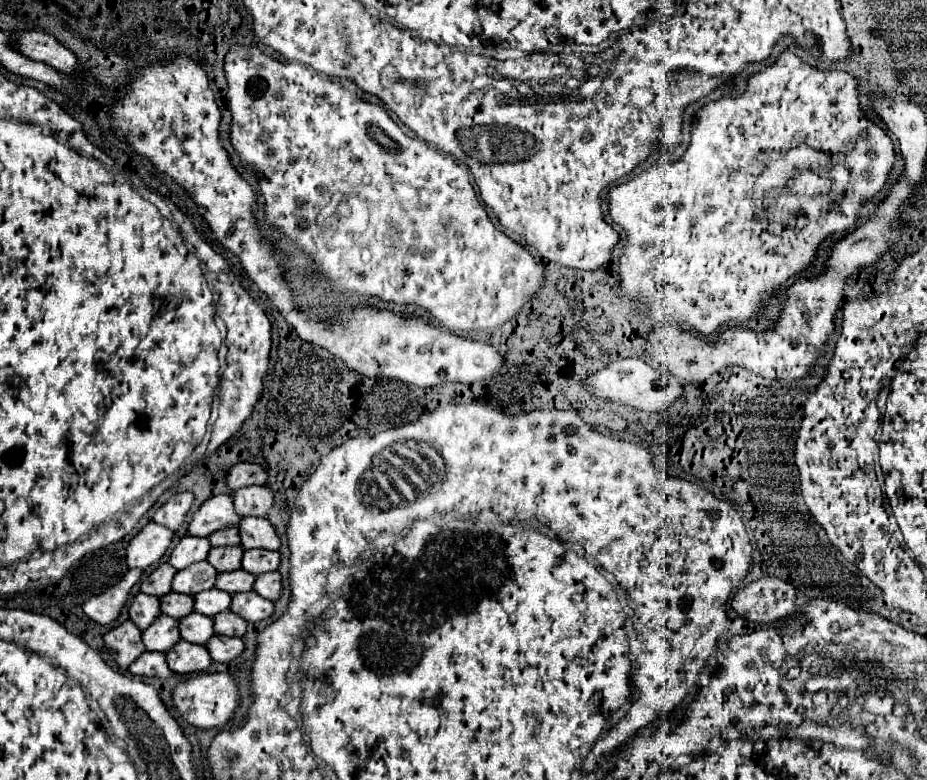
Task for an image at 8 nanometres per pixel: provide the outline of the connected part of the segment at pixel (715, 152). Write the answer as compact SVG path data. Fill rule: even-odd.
M783 52L781 58L773 64L773 66L767 66L767 70L763 74L755 74L753 78L749 78L749 84L747 84L747 92L739 98L729 98L727 102L709 102L701 114L699 114L699 128L693 128L693 142L691 146L687 148L687 154L675 162L675 164L665 164L663 160L659 160L655 166L651 166L649 170L641 172L637 178L625 182L625 184L619 184L615 188L609 190L609 214L611 218L621 224L625 228L625 232L629 234L629 242L627 242L627 248L625 248L625 254L621 256L619 260L619 274L621 274L621 292L623 294L629 294L629 296L635 296L639 302L643 302L647 308L649 308L649 318L653 322L681 322L685 328L693 328L695 332L699 332L701 336L709 338L713 336L721 326L731 326L731 324L745 324L749 322L751 318L759 316L761 314L761 302L765 302L775 290L781 288L783 282L787 282L791 276L795 276L797 272L801 272L803 268L807 268L807 262L811 262L817 246L830 235L835 233L845 233L857 224L857 210L861 208L861 204L869 198L877 198L877 192L881 192L881 188L887 184L887 178L889 178L889 172L893 168L893 162L895 162L895 152L893 152L893 142L887 138L887 134L873 122L869 122L859 104L857 104L857 88L855 88L855 78L843 70L817 70L809 64L805 64L801 58L793 56L791 52ZM799 144L807 144L807 146L813 146L821 152L829 152L831 154L831 160L833 164L841 164L849 170L851 178L849 178L849 184L845 188L845 196L841 202L837 202L835 208L823 208L819 211L818 199L811 198L812 209L805 211L801 209L795 222L789 222L789 224L783 224L783 222L773 222L773 220L767 220L767 218L759 218L759 220L753 220L753 214L763 206L763 200L761 198L753 198L753 184L757 180L759 174L763 174L763 164L753 164L753 156L757 152L779 152L779 154L785 154L789 152L791 148L797 148Z

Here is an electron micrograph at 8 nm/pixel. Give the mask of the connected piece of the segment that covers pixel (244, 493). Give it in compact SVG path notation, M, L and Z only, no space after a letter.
M247 486L233 492L235 510L241 516L265 516L273 506L273 492L267 486Z

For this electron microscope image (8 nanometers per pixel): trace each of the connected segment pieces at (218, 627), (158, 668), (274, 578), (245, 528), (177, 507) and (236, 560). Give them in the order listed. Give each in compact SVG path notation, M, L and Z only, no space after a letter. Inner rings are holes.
M229 610L215 616L213 622L215 622L215 632L223 634L223 636L239 636L241 638L247 632L247 622Z
M145 652L143 656L139 656L139 660L135 664L131 664L129 672L135 676L155 676L155 678L173 676L173 672L167 666L165 654L159 654L159 652Z
M265 572L257 576L255 582L255 592L267 600L279 600L283 590L283 582L281 582L281 574L279 572Z
M243 518L239 524L241 530L241 546L249 548L265 548L279 550L281 540L267 518Z
M191 492L175 494L175 496L169 498L167 504L163 504L163 506L157 510L157 514L155 514L153 520L155 520L157 524L169 528L169 530L177 530L177 528L183 524L187 512L191 510L193 500L195 500L195 496L193 496Z
M231 546L231 548L211 548L211 556L207 562L215 566L217 572L231 572L241 568L241 558L243 558L243 548L241 546Z

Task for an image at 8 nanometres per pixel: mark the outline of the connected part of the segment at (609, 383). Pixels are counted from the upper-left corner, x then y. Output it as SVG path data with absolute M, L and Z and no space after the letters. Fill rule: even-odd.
M641 358L615 360L605 370L591 376L591 380L587 380L587 384L589 384L591 394L595 394L599 398L629 404L629 406L641 408L645 412L661 412L661 410L669 408L681 396L681 386L675 376L661 374L659 370L647 366Z

